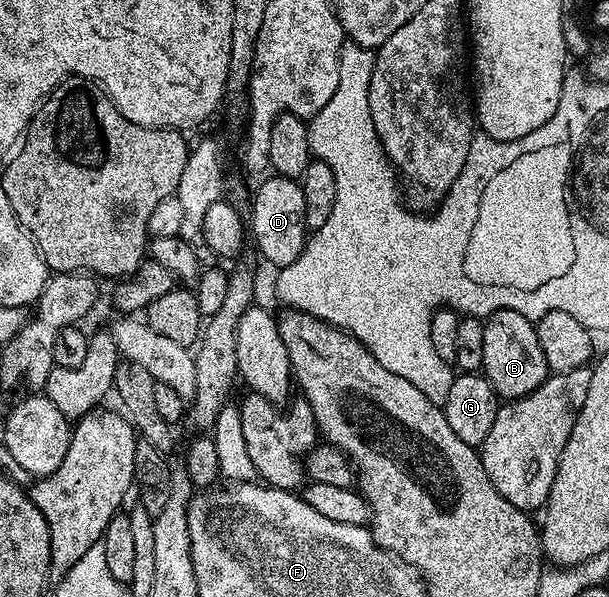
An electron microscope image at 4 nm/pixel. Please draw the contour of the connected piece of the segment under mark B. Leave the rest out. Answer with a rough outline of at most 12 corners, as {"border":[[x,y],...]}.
{"border":[[501,309],[484,321],[481,372],[516,401],[550,368],[535,322]]}

